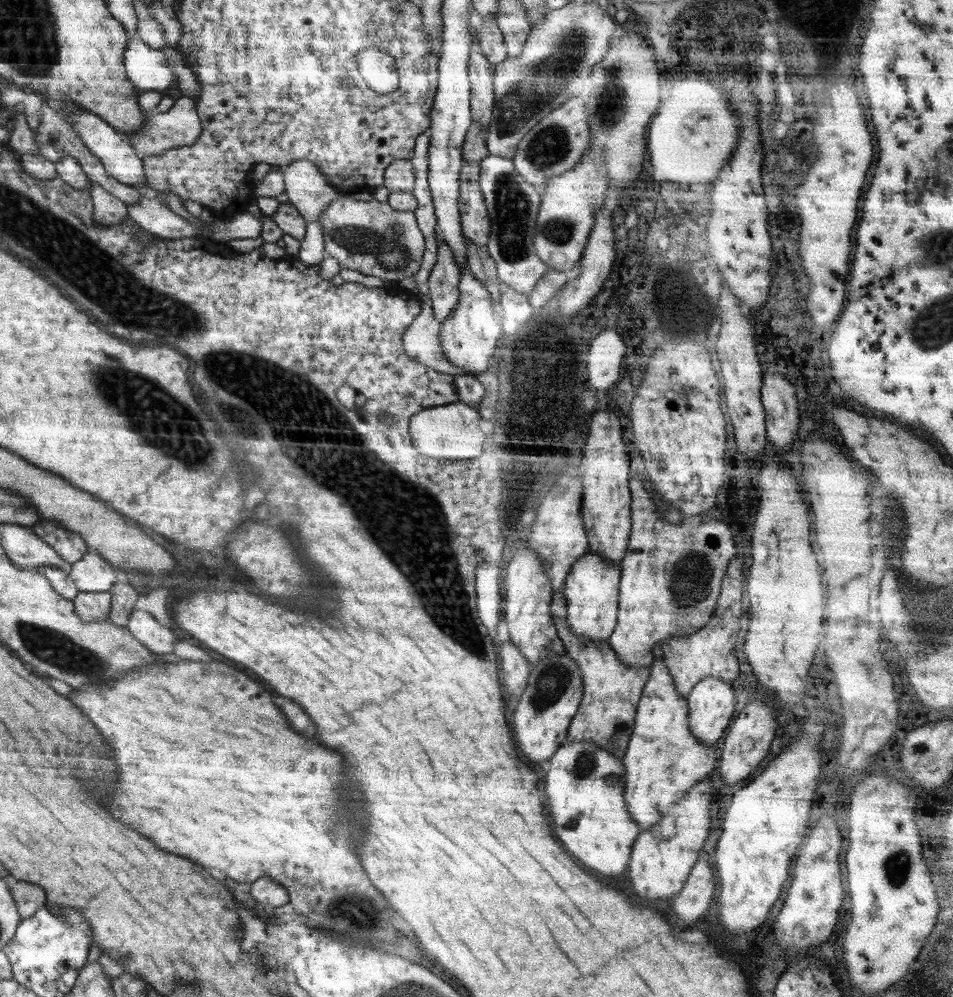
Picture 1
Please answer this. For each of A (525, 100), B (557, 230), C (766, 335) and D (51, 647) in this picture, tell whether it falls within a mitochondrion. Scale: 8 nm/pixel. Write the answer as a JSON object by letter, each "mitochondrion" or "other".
{"A":"mitochondrion","B":"mitochondrion","C":"other","D":"mitochondrion"}

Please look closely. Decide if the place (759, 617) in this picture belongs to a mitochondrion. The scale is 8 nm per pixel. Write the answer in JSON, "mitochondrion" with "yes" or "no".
{"mitochondrion":"no"}

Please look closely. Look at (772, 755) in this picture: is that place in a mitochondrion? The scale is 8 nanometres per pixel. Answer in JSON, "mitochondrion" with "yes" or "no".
{"mitochondrion":"no"}

